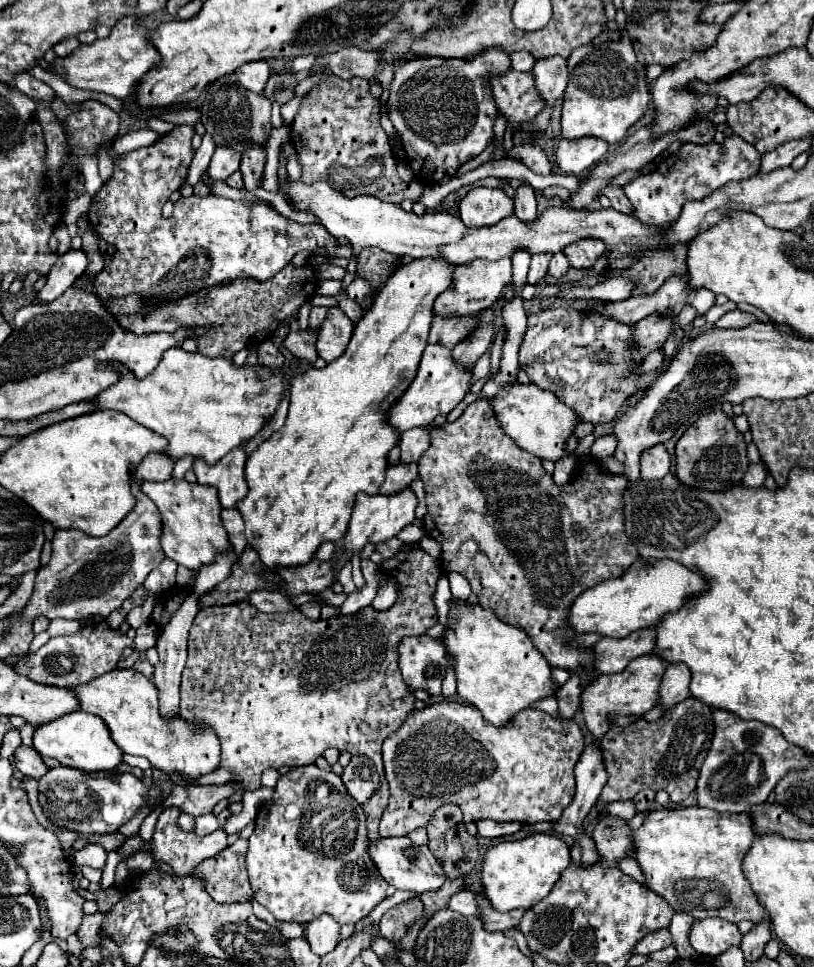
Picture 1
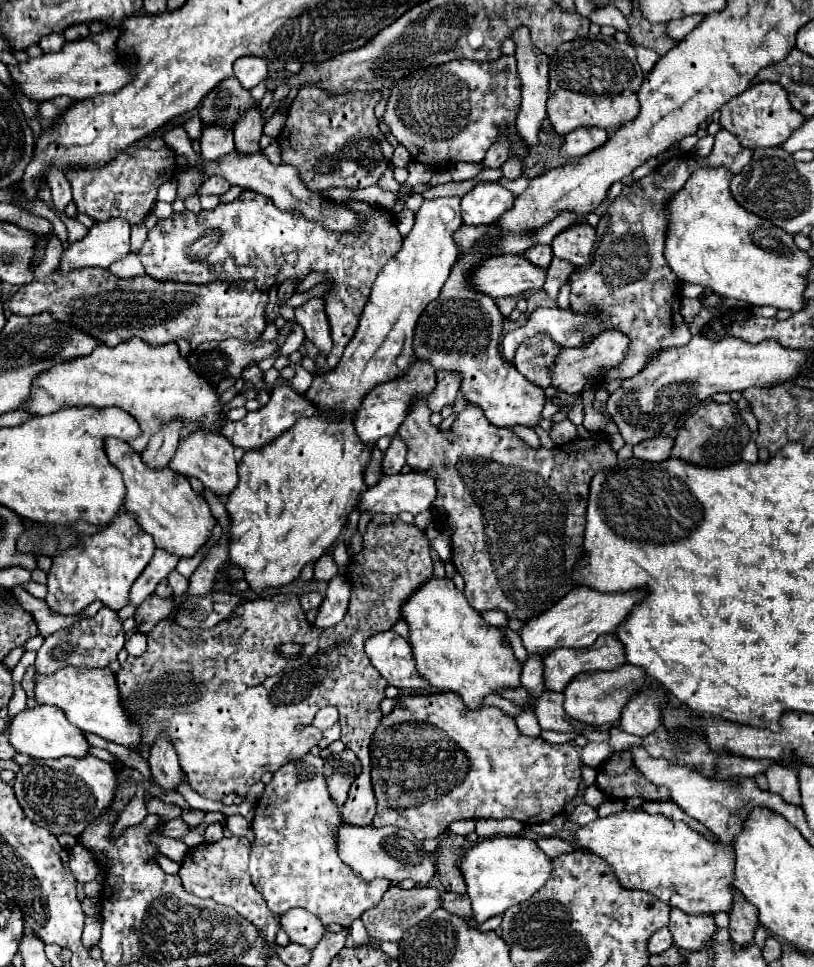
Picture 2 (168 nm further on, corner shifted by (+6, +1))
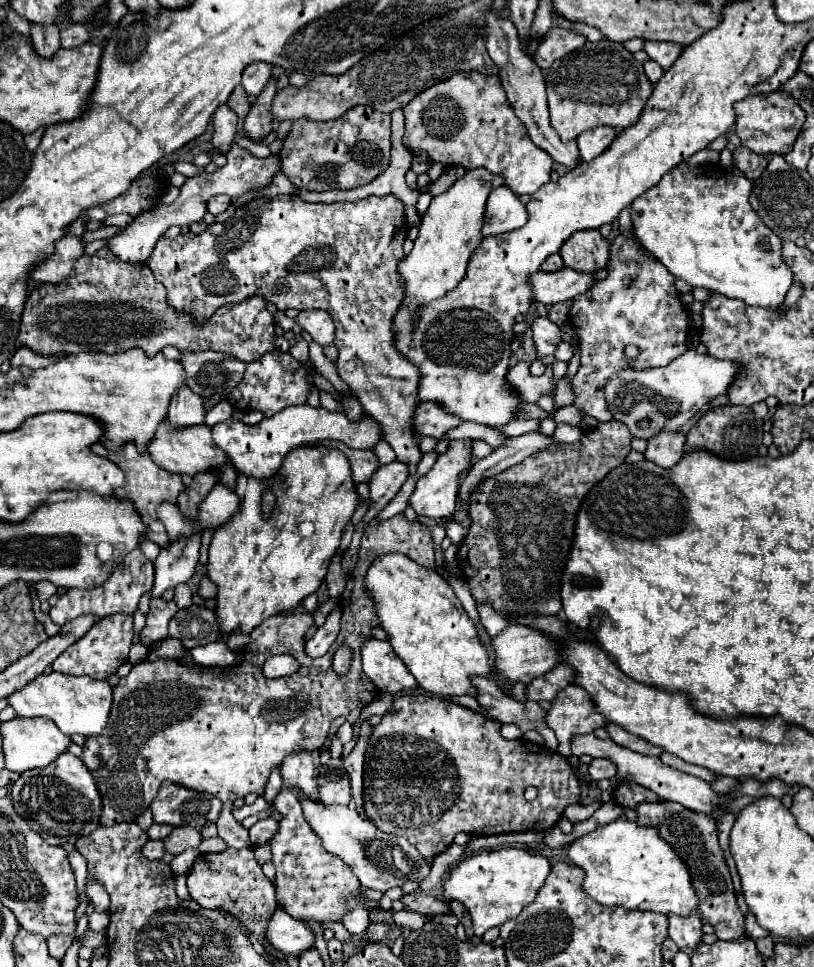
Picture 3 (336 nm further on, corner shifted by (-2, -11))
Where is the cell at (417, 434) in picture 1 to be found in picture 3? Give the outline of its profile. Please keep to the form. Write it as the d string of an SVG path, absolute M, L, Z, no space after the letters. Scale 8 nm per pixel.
M398 460L380 466L374 472L370 480L370 508L362 518L364 524L370 524L376 518L376 514L396 496L396 492L406 482L406 478L408 478L408 466Z

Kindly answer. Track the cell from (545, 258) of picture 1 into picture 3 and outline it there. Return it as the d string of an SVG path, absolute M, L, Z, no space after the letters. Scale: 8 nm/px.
M560 254L548 256L548 258L542 262L542 266L540 266L540 270L544 270L544 272L558 272L558 270L562 270L562 268L564 268L564 262L562 262Z

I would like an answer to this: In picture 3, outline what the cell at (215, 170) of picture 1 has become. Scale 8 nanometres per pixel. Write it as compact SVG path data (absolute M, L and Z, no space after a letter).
M224 104L214 112L212 118L214 134L212 134L212 146L220 154L228 154L236 136L238 136L238 116Z

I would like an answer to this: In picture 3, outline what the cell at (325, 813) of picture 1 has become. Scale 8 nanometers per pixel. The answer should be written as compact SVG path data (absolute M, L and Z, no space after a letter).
M304 752L302 756L290 756L288 760L284 760L282 768L282 790L280 794L274 798L272 806L276 808L276 812L282 816L280 818L280 826L278 832L274 834L274 838L270 840L270 848L272 848L272 864L276 866L276 880L274 880L274 888L276 888L276 902L278 906L288 912L292 918L298 920L314 920L318 924L328 924L328 922L342 922L346 914L350 914L356 906L364 906L366 910L370 910L366 906L366 902L370 898L366 898L360 890L360 880L350 872L350 868L334 854L330 854L324 846L322 840L316 836L316 832L312 830L312 826L306 822L304 814L302 814L302 804L300 804L300 794L308 796L312 802L320 802L320 794L318 794L318 774L320 774L320 756L318 752Z

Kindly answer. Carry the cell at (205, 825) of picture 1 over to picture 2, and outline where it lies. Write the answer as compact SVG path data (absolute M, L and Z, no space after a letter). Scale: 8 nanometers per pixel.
M176 818L176 820L166 822L164 828L158 830L158 834L162 834L162 836L170 836L170 838L180 838L180 836L184 836L188 830L190 830L190 828L188 828L180 818Z

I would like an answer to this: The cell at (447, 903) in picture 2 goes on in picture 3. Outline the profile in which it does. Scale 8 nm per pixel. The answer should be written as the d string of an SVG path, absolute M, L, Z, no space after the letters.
M424 892L406 894L406 896L402 896L402 900L408 906L408 910L420 912L420 914L432 914L432 916L450 916L452 914L450 906L444 900L424 894Z

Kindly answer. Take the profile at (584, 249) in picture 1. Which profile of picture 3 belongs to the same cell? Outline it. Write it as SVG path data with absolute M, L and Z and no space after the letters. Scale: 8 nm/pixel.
M582 230L572 234L560 248L564 264L576 272L594 274L608 262L610 242L598 230Z

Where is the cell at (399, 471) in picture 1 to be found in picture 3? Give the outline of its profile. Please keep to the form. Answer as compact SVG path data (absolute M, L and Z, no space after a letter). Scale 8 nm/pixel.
M320 442L320 444L336 446L336 448L344 450L346 456L350 456L350 466L352 466L356 484L368 482L368 480L372 478L372 474L380 468L378 456L376 456L372 450L352 450L352 448L348 448L348 446L344 446L344 444L334 444L334 442Z

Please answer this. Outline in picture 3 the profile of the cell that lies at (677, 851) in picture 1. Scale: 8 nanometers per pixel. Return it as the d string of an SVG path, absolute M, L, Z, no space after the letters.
M618 818L574 840L568 848L568 856L586 872L584 892L604 906L652 910L676 916L690 916L698 910L698 896L688 866L674 848L662 840L656 828L638 826L636 822Z

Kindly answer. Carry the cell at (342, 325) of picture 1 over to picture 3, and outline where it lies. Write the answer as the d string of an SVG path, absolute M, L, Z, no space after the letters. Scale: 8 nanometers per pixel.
M302 310L296 316L296 322L312 336L312 340L320 346L330 346L334 342L334 324L332 316L324 310Z

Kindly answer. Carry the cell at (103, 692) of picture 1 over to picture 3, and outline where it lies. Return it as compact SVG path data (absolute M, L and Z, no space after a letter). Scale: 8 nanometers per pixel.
M50 672L50 674L38 676L30 684L26 684L22 690L14 692L8 698L8 702L16 710L18 716L50 718L68 736L72 734L98 736L108 724L108 716L112 708L112 686L104 680L94 680L90 676L66 676L66 674Z

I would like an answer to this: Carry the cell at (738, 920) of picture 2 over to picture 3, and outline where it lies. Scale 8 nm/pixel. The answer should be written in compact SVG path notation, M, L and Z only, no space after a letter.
M660 800L660 804L640 804L638 808L638 824L654 826L660 830L660 836L676 848L676 854L688 864L694 880L694 888L700 896L700 912L704 922L716 928L716 936L720 940L740 940L746 936L744 930L744 914L736 904L736 892L732 886L732 878L728 866L722 856L722 848L718 844L716 822L710 816L696 816L696 812L688 812L682 804L672 804Z

